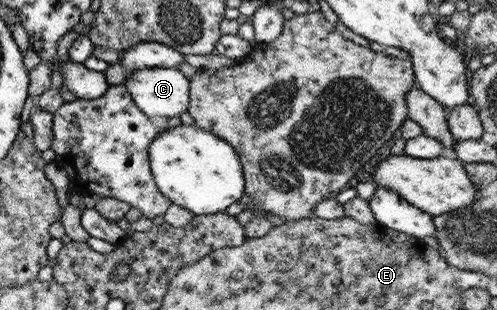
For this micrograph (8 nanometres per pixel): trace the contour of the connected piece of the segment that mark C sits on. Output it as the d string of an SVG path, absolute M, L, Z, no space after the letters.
M177 68L135 69L122 83L134 105L148 117L176 117L187 111L189 104L189 80Z

